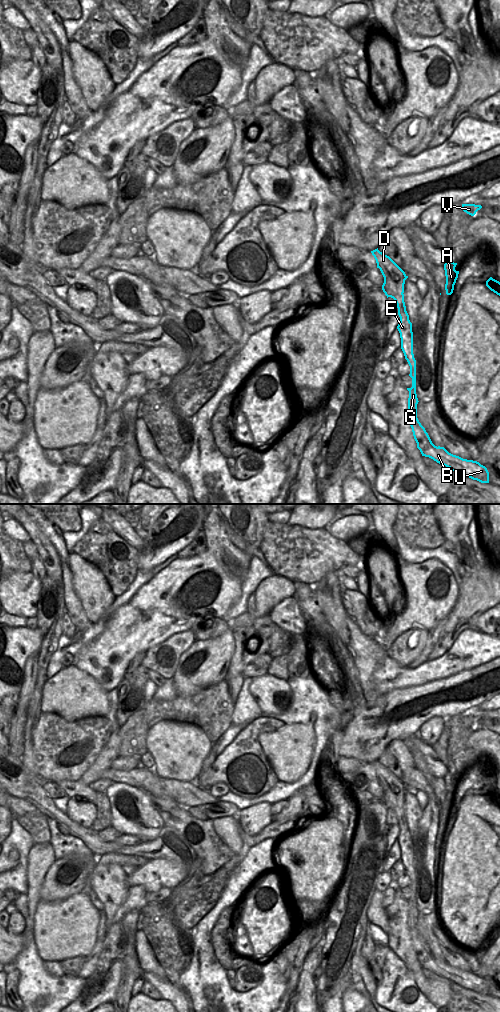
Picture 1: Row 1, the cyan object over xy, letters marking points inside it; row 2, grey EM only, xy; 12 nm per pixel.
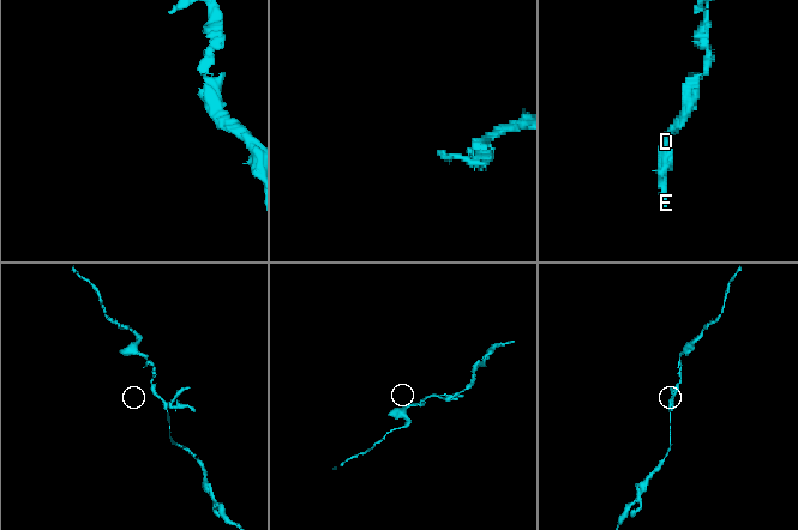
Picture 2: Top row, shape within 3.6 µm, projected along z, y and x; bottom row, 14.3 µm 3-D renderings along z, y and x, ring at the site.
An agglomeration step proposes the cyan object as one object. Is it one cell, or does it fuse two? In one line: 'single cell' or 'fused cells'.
fused cells

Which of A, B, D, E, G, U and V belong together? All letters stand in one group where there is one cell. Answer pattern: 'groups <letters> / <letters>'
groups A V / B D E G U

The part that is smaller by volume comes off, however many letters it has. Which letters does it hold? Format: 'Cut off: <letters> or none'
Cut off: A, V

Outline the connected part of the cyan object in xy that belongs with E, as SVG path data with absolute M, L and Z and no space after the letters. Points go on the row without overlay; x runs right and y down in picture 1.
M378 760L371 763L371 765L376 772L377 780L380 781L384 789L382 802L387 810L391 809L395 812L398 820L400 834L397 841L400 845L401 861L410 878L409 888L412 890L412 899L407 900L409 903L408 924L417 960L420 962L422 968L429 969L437 975L450 980L452 983L456 983L481 995L489 995L489 984L485 978L477 973L453 967L444 959L435 958L425 940L419 934L417 930L417 916L419 913L416 906L416 872L413 866L412 835L406 823L404 806L398 803L398 794L406 792L406 786L389 768L380 764Z

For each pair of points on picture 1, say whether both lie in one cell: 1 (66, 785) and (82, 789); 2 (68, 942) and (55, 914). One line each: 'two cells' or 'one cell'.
1: one cell
2: one cell

